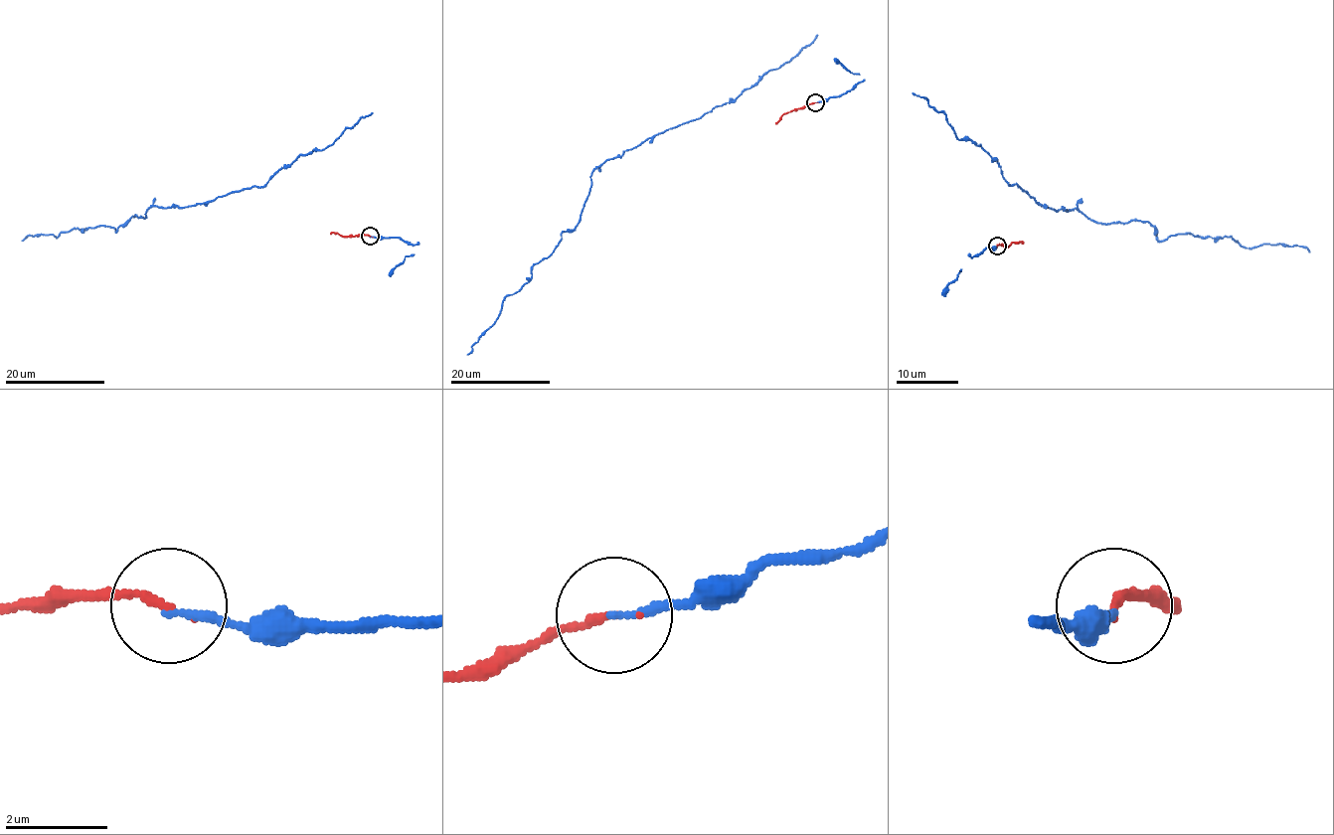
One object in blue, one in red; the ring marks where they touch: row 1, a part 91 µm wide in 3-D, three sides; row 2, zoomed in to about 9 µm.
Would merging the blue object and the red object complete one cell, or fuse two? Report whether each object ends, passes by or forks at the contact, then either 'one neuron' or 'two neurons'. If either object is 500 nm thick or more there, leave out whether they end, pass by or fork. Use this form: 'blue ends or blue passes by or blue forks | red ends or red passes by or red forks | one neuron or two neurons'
blue ends | red ends | one neuron

